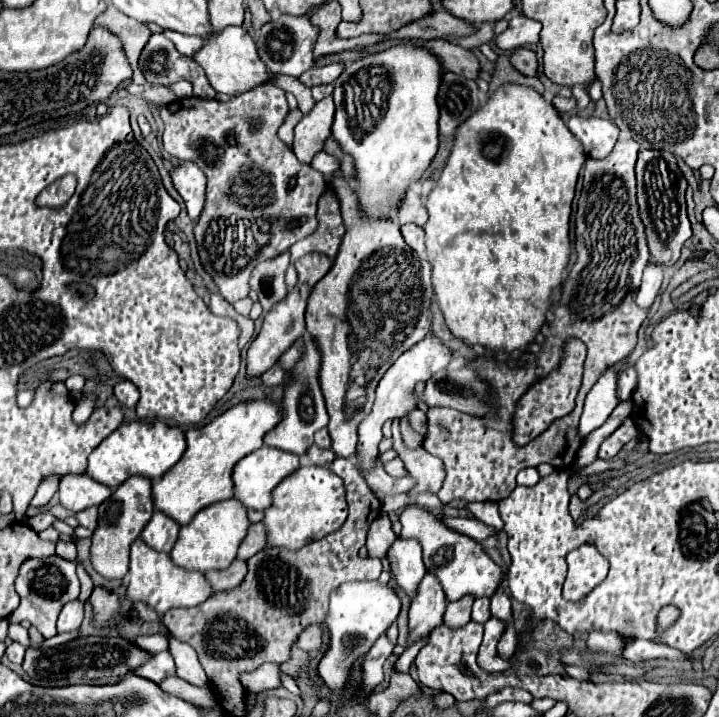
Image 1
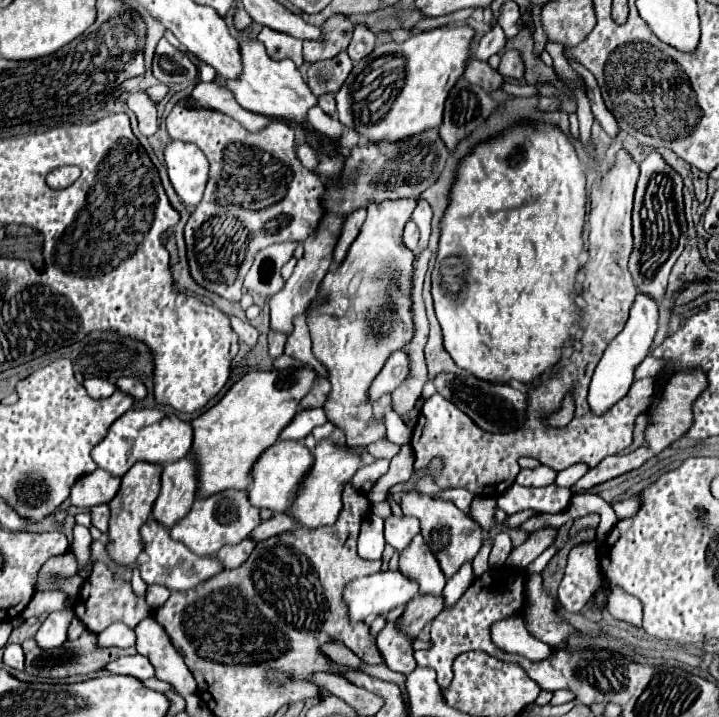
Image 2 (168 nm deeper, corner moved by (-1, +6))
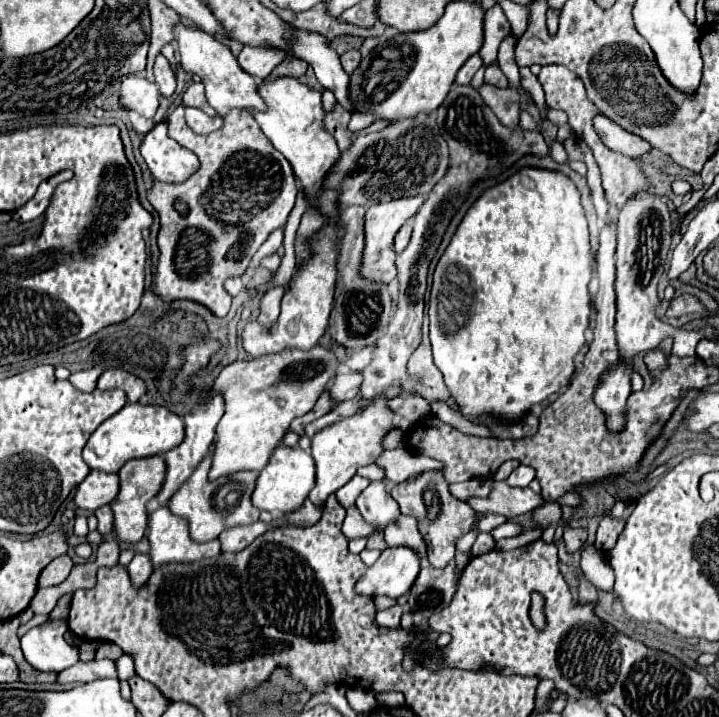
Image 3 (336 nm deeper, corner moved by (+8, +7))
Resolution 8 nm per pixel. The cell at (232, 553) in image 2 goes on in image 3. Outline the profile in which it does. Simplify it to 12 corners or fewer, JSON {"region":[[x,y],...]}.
{"region":[[262,521],[220,533],[222,551],[246,549],[268,531]]}

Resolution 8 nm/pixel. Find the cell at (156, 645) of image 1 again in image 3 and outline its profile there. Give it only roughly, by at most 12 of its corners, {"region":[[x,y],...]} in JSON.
{"region":[[49,619],[22,637],[34,669],[60,673],[78,663],[66,619]]}

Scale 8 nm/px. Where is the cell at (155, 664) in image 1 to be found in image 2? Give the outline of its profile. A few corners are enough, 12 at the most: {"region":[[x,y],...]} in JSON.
{"region":[[141,654],[109,662],[111,674],[139,680],[155,676],[155,668]]}

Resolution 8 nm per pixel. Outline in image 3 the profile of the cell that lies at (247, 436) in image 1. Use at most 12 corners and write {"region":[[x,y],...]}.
{"region":[[316,345],[234,361],[210,479],[262,471],[340,359]]}

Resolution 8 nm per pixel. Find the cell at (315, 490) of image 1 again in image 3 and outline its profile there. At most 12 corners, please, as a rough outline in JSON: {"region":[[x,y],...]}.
{"region":[[390,385],[360,413],[312,437],[324,503],[382,455],[392,427],[388,401],[416,393]]}

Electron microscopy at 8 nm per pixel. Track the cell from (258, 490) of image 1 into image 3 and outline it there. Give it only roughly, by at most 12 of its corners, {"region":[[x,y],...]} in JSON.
{"region":[[276,447],[260,471],[252,503],[296,511],[314,489],[314,459]]}

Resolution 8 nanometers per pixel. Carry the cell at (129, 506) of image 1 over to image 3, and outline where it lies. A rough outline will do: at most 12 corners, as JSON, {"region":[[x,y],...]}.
{"region":[[162,455],[132,459],[120,469],[120,493],[110,503],[114,531],[138,543],[146,503],[158,495]]}

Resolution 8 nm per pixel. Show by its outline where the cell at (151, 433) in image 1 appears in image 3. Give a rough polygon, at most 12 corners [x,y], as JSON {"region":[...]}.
{"region":[[126,403],[84,447],[90,469],[174,449],[184,421],[166,407]]}

